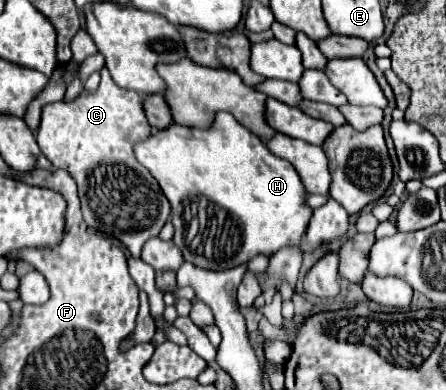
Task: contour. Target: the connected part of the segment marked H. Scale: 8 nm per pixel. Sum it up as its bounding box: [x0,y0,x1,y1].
[134,111,314,271]

